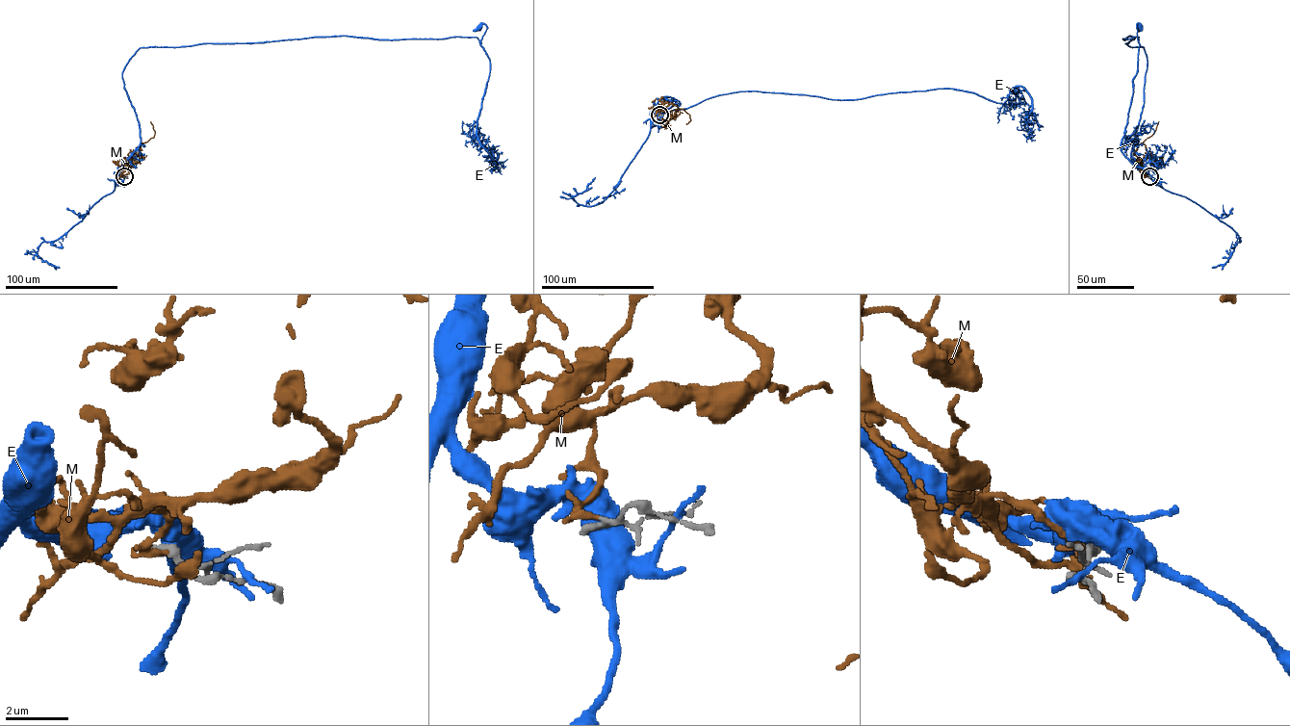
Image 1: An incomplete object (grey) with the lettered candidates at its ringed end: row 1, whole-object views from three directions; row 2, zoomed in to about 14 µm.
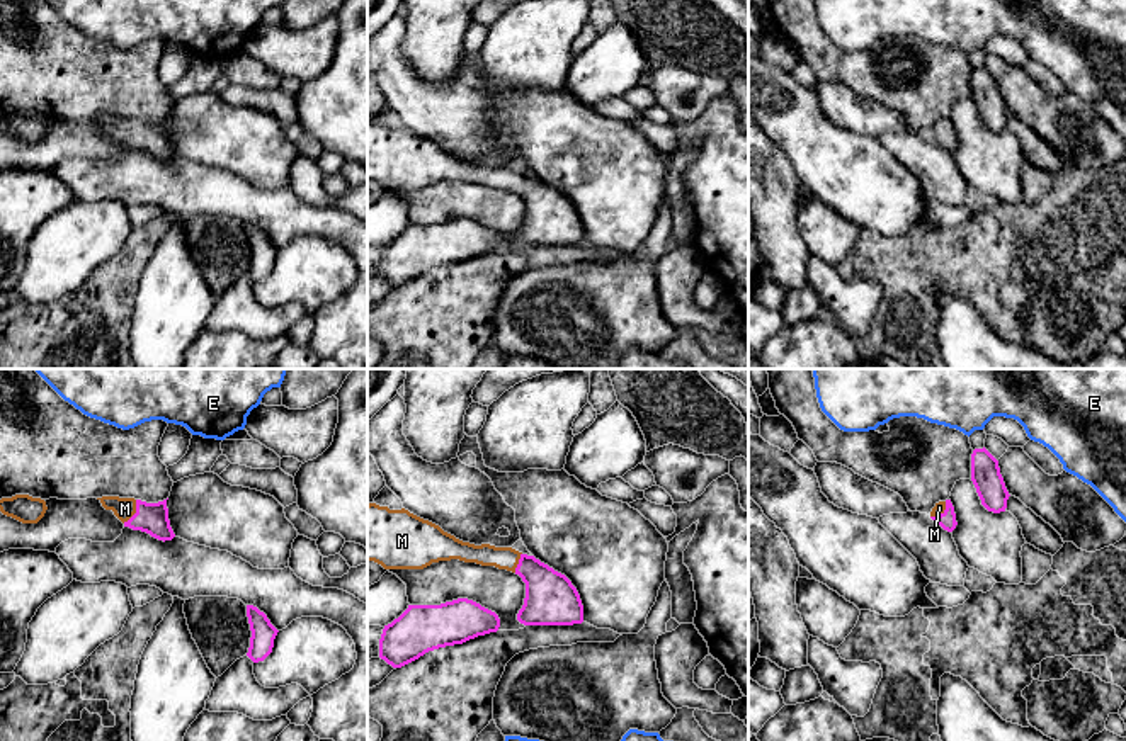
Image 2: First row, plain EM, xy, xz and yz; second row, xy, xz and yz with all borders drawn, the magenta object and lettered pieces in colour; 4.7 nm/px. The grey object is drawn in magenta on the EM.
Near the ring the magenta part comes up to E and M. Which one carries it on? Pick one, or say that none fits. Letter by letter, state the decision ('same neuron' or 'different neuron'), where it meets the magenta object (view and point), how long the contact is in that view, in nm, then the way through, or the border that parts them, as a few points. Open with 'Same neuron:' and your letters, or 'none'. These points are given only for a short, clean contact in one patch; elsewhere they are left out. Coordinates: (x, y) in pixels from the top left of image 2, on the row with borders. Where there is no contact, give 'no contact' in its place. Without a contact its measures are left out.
Same neuron: M
E: different neuron | no contact
M: same neuron | xy (136, 512) | 130 nm | across xy (150, 517), (136, 512), (125, 509)

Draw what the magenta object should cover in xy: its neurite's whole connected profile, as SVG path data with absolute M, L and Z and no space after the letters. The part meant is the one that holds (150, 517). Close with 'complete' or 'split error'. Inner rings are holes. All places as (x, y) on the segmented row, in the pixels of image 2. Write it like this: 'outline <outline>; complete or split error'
outline M102 496L97 500L105 510L112 510L124 527L146 532L163 542L175 537L168 520L167 500L158 503L119 496Z; split error

